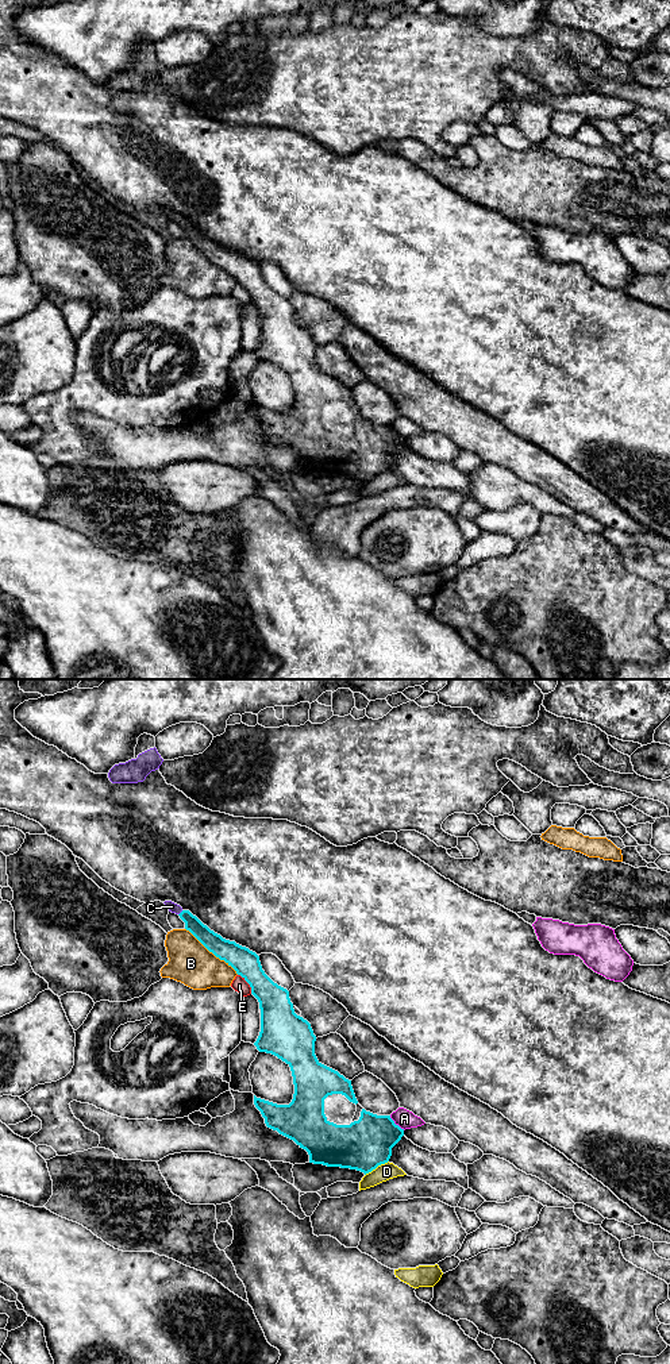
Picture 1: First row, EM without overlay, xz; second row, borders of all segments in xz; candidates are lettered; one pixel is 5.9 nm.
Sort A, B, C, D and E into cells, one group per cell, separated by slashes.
A / B / C / D / E

